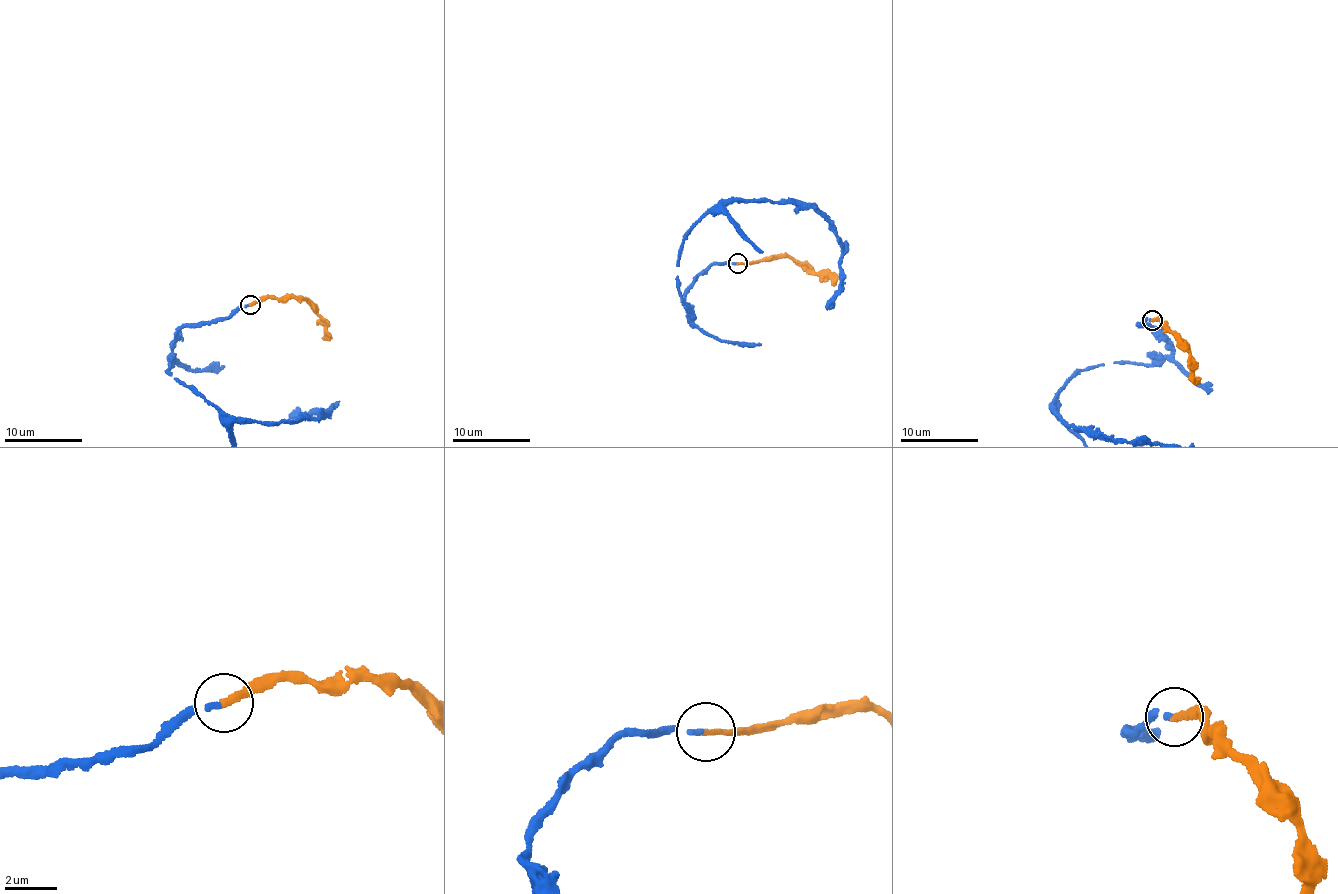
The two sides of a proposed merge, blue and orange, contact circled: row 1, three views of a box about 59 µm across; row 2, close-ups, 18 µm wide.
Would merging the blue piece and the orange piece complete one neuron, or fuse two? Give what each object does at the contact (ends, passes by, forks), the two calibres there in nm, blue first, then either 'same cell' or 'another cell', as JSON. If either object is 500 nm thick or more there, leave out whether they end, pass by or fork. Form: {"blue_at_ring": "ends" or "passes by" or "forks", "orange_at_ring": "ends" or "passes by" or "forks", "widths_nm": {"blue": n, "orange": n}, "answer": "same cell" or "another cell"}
{"blue_at_ring": "ends", "orange_at_ring": "ends", "widths_nm": {"blue": 190, "orange": 240}, "answer": "same cell"}

